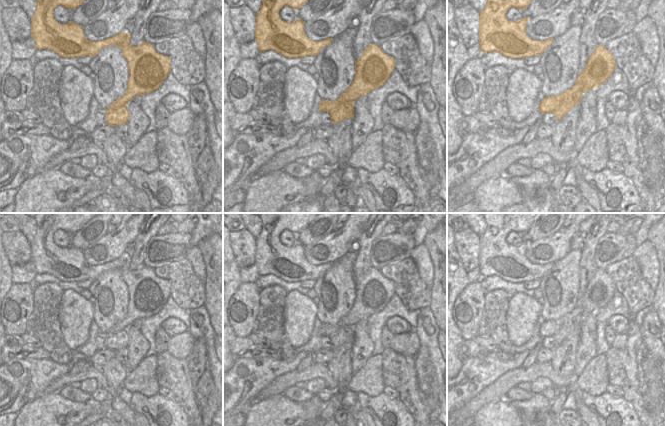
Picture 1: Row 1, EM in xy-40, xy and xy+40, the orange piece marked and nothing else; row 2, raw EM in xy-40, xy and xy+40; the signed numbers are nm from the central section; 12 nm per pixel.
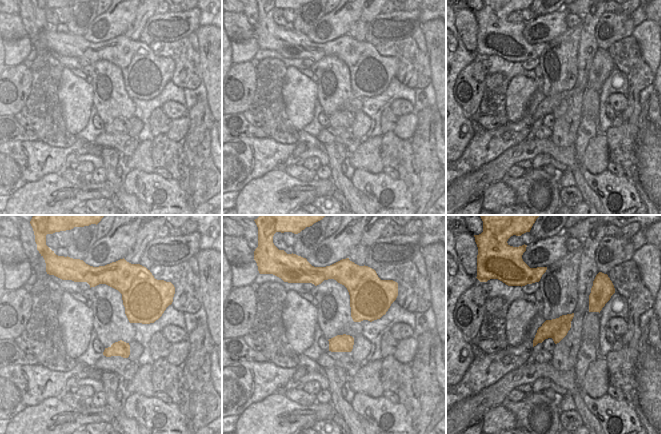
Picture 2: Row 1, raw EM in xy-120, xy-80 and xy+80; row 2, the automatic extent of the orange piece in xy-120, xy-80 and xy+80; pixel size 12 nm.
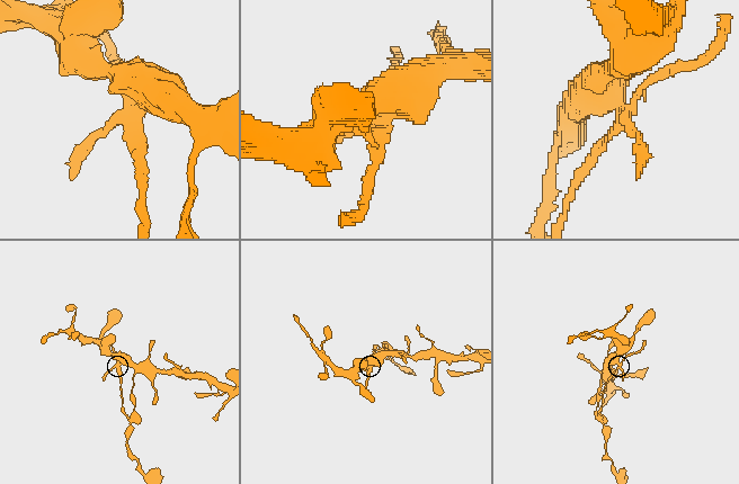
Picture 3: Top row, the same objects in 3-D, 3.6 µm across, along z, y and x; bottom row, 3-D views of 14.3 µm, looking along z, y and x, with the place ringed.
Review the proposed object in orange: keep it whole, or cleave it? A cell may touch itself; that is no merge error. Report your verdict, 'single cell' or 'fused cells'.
fused cells

